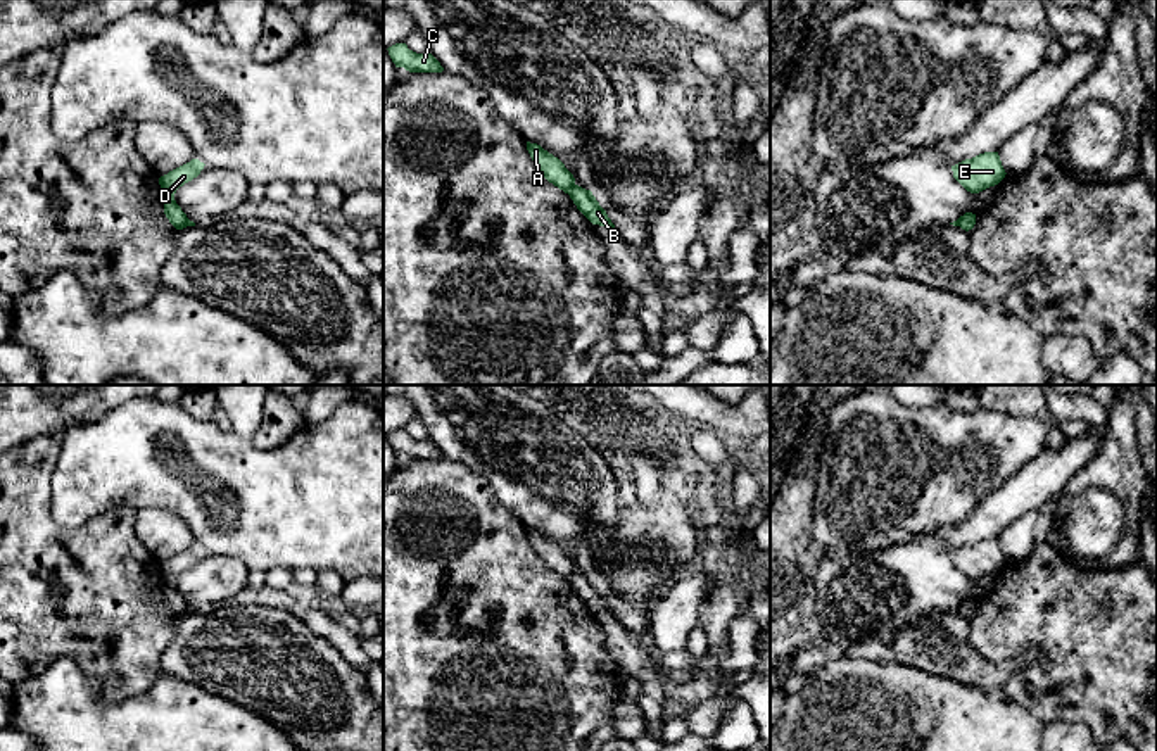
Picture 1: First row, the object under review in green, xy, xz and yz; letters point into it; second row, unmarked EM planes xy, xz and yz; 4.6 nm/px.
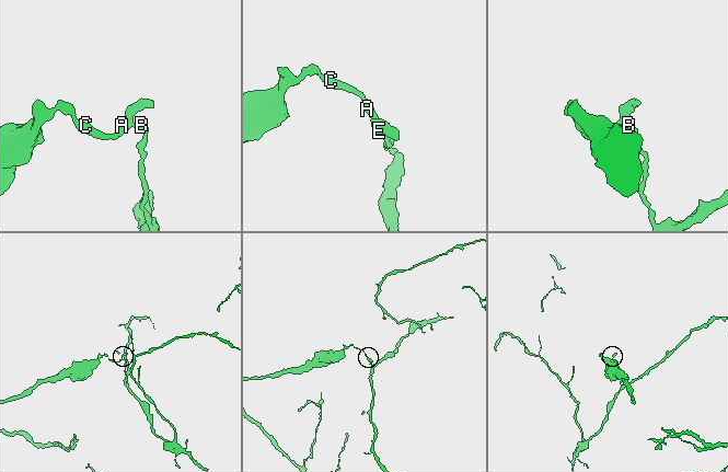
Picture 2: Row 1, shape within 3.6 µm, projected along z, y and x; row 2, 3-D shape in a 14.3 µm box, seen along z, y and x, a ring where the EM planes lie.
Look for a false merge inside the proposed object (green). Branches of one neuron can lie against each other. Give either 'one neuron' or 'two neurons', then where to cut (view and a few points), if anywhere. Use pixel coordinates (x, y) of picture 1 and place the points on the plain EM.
two neurons | xz (575, 572), (567, 579)

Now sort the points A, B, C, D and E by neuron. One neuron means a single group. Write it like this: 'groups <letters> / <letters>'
groups A C D E / B

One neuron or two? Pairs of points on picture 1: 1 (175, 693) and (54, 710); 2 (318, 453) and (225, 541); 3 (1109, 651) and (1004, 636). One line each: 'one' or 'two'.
1: one
2: one
3: one

